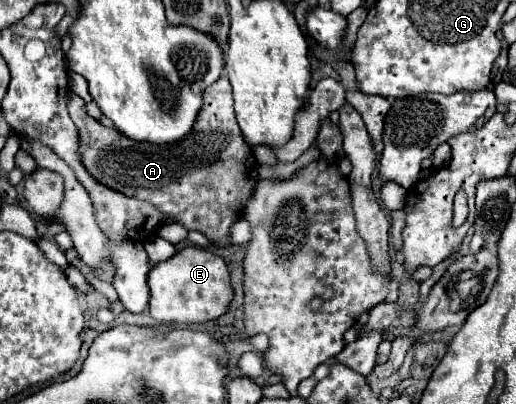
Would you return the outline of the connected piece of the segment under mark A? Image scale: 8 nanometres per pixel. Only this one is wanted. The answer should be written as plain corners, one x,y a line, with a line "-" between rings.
225,75
203,91
203,105
193,131
173,145
133,141
113,127
101,125
85,111
85,101
67,93
67,109
79,129
79,153
87,171
103,185
127,197
153,203
161,213
173,215
185,229
201,231
219,247
229,245
229,227
237,221
243,203
257,185
257,161
245,143
233,115
231,85

